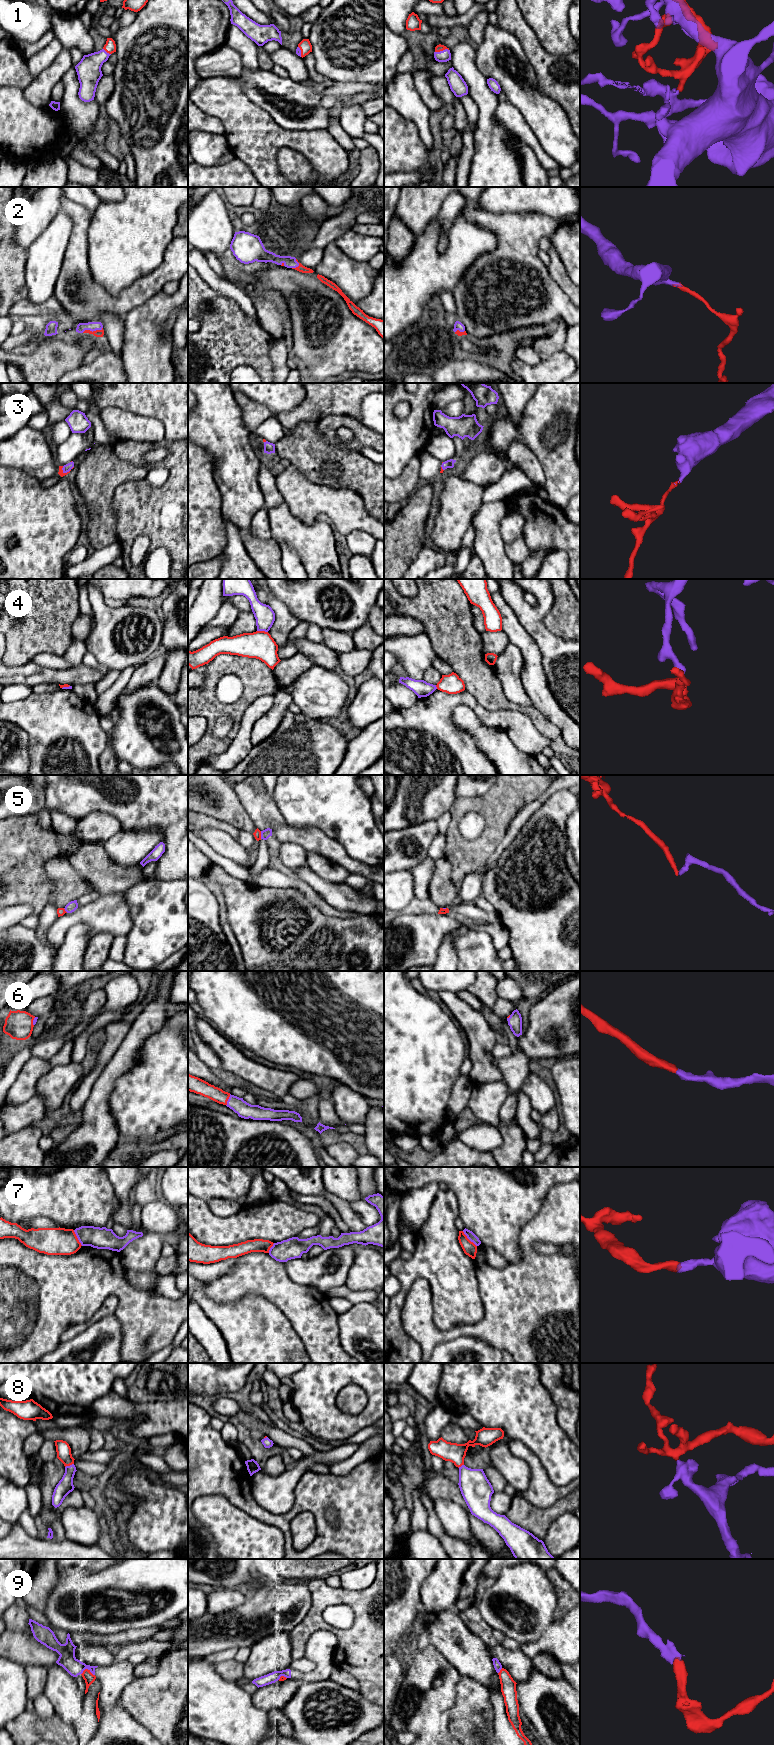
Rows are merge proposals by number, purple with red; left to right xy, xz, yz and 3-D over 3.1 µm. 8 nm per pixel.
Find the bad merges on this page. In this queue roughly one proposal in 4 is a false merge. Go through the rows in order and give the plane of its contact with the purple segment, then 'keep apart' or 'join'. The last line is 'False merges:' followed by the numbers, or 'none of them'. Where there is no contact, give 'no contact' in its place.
1: yz | join
2: xy | join
3: xy | join
4: xz | keep apart
5: xz | keep apart
6: xz | join
7: yz | keep apart
8: xy | join
9: xy | join
False merges: 4, 5, 7

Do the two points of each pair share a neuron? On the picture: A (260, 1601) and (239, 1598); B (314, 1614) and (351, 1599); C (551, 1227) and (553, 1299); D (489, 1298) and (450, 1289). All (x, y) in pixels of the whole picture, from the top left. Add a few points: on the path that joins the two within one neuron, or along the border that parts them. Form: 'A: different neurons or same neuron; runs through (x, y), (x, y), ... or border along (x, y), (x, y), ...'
A: different neurons; border along (246, 1599), (236, 1607), (225, 1612)
B: same neuron; runs through (322, 1605), (329, 1598), (342, 1598)
C: same neuron; runs through (532, 1241), (530, 1243), (530, 1260), (535, 1280)
D: different neurons; border along (475, 1273), (484, 1310), (481, 1320)

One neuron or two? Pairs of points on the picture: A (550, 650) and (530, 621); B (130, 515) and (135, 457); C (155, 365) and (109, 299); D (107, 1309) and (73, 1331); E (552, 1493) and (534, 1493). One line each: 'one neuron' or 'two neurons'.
A: one neuron
B: one neuron
C: two neurons
D: one neuron
E: one neuron

